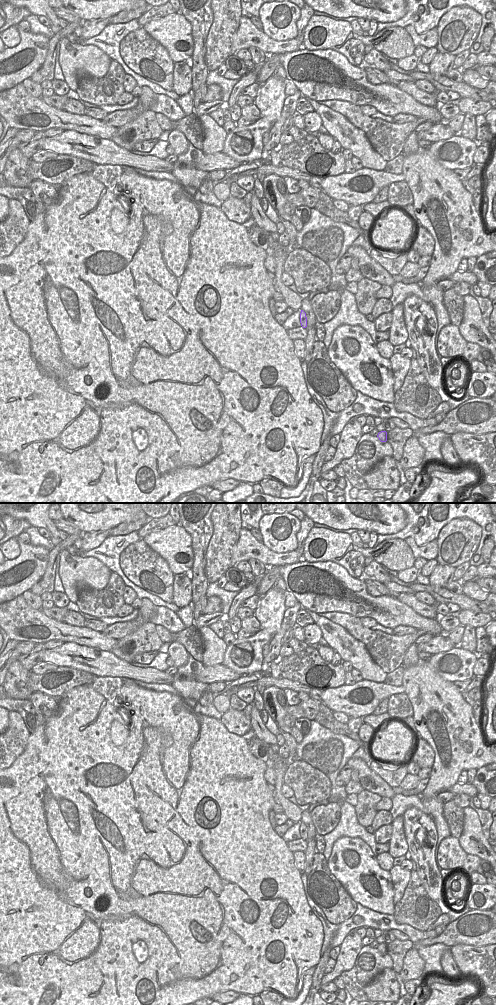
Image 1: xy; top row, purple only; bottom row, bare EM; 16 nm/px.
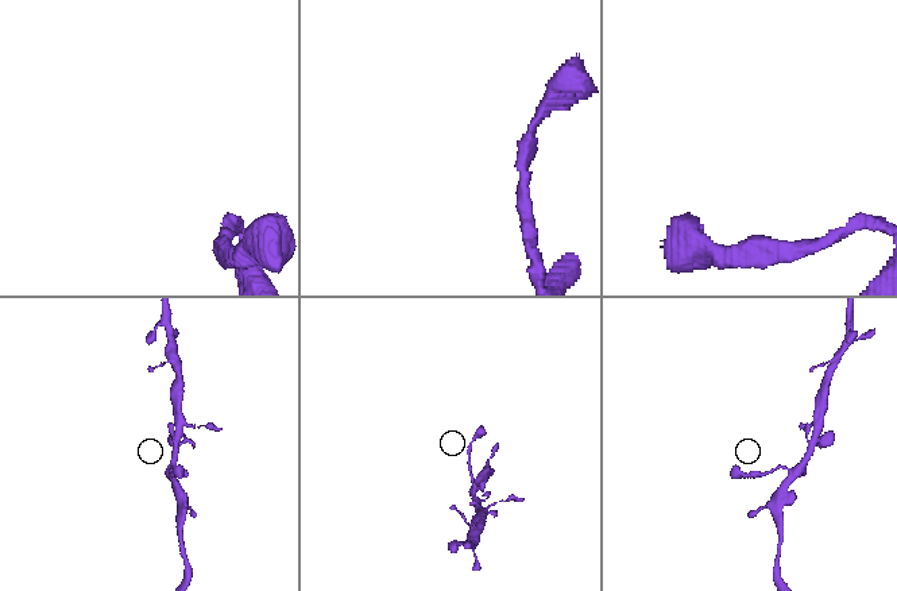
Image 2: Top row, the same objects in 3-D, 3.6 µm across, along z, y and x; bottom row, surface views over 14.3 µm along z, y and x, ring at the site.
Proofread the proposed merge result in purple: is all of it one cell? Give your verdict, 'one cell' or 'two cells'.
one cell

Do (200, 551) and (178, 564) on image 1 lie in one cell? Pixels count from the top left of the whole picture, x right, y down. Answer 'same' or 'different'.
different

